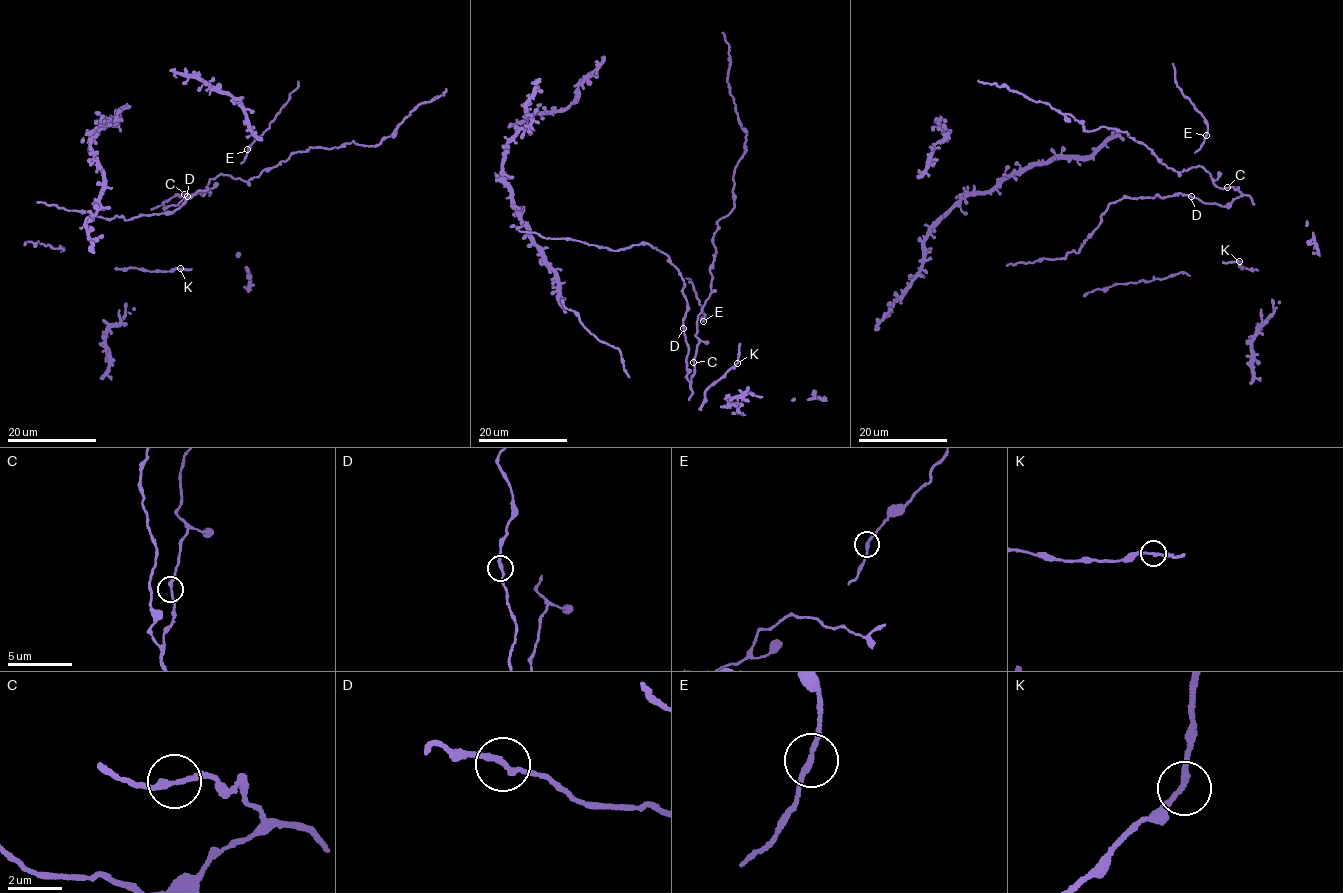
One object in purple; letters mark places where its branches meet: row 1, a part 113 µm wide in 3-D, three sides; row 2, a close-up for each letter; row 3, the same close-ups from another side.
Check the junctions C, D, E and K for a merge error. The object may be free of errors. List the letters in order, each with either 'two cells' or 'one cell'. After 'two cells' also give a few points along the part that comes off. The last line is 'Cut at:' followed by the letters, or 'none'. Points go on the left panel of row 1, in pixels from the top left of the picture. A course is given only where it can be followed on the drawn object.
C: one cell
D: one cell
E: one cell
K: one cell
Cut at: none

